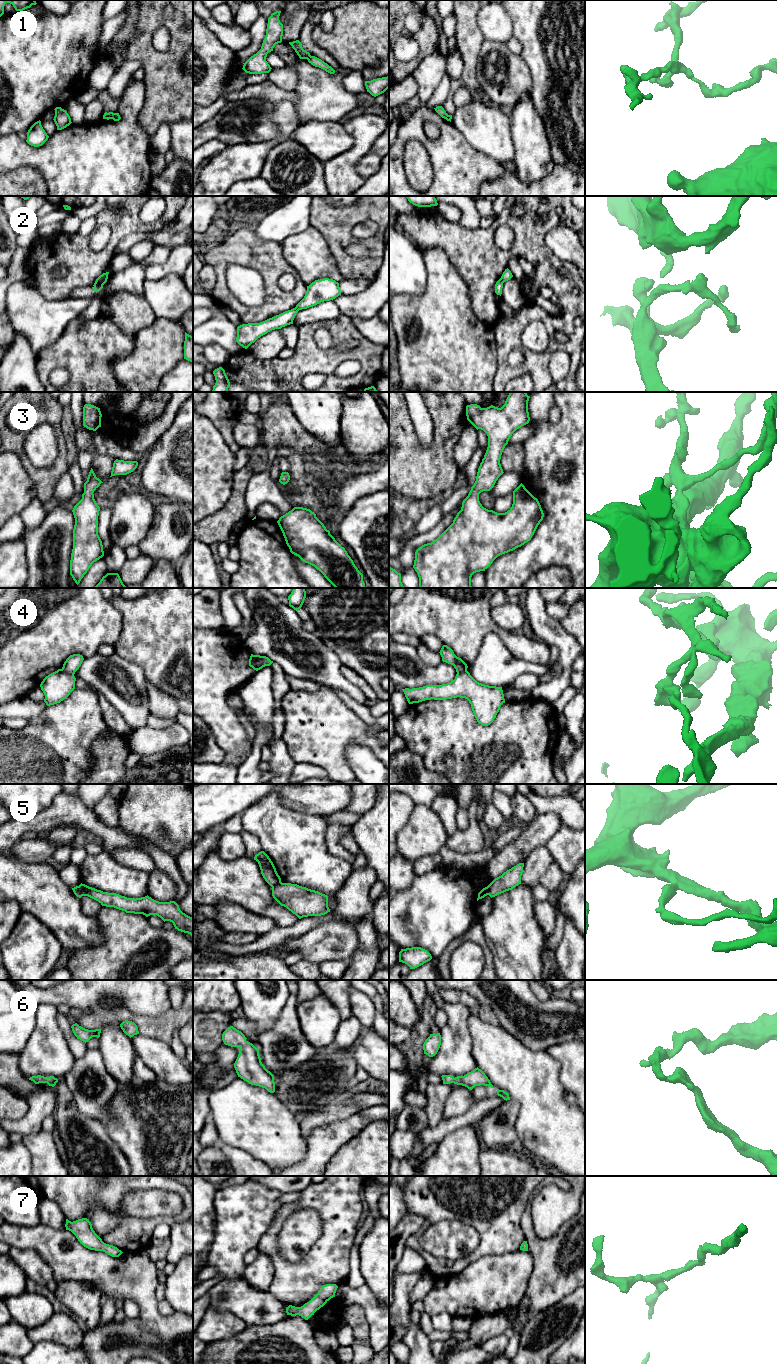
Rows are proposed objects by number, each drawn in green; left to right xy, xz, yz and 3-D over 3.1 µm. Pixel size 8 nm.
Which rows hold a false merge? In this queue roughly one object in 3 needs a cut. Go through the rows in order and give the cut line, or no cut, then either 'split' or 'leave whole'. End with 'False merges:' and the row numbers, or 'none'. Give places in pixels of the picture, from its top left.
1: cut xz (310, 55), (307, 59); split
2: cut xy (107, 275), (98, 285), (94, 286); split
3: cut none; leave whole
4: cut xy (62, 668), (73, 674); split
5: cut xy (80, 884), (82, 895); split
6: cut none; leave whole
7: cut none; leave whole
False merges: 1, 2, 4, 5

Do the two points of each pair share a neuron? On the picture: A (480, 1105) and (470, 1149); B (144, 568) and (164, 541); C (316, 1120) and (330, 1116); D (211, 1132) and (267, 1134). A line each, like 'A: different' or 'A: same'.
A: different
B: different
C: same
D: different

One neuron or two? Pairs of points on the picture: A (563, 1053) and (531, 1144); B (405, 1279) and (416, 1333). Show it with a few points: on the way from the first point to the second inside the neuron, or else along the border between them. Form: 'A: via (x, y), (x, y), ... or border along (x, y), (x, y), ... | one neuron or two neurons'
A: border along (545, 1051), (559, 1064), (559, 1080), (563, 1086) | two neurons
B: via (403, 1292), (403, 1318), (405, 1320) | one neuron

